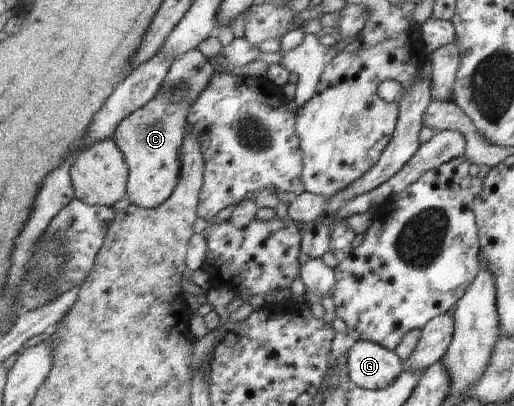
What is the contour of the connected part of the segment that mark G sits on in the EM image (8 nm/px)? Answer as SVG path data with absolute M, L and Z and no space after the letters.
M352 341L347 354L349 377L358 387L382 390L405 372L405 362L396 351L372 341Z

